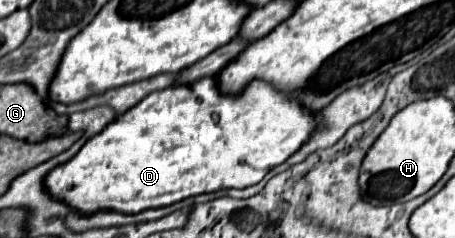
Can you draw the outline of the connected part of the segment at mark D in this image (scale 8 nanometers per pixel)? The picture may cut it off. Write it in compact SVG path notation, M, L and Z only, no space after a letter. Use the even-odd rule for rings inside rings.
M209 76L195 84L177 84L151 92L137 106L117 116L101 134L87 140L75 158L55 168L47 176L45 186L55 198L83 214L97 210L137 214L147 208L181 202L189 196L259 184L271 168L287 162L307 144L319 126L321 122L315 110L303 108L303 104L295 104L295 100L287 100L287 96L279 96L279 92L275 92L271 84L263 84L263 80L253 80L239 96L223 96L219 94L217 78Z

